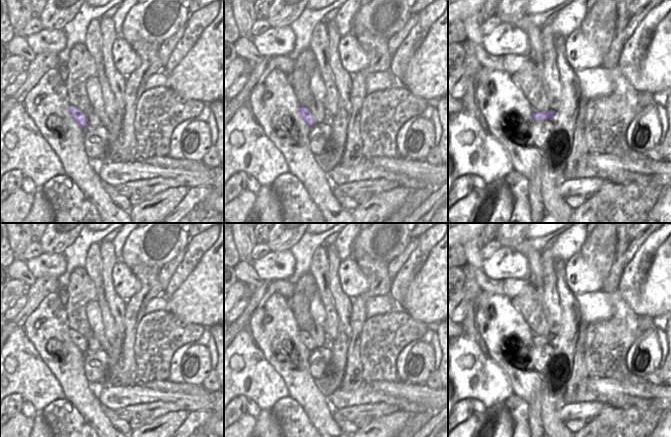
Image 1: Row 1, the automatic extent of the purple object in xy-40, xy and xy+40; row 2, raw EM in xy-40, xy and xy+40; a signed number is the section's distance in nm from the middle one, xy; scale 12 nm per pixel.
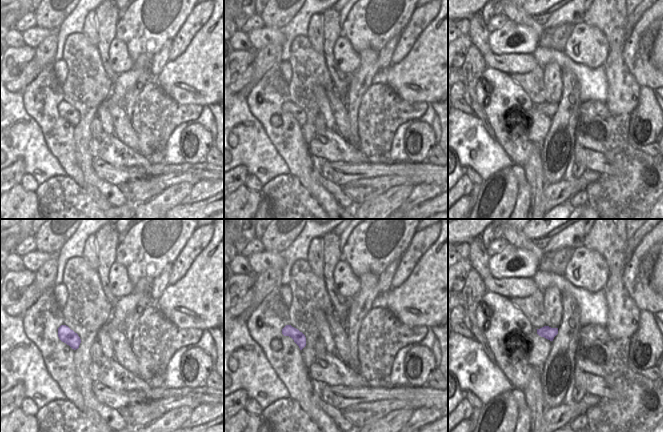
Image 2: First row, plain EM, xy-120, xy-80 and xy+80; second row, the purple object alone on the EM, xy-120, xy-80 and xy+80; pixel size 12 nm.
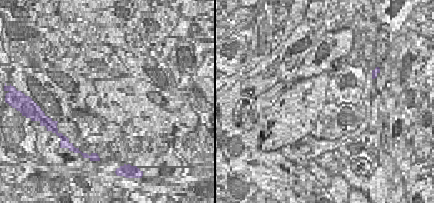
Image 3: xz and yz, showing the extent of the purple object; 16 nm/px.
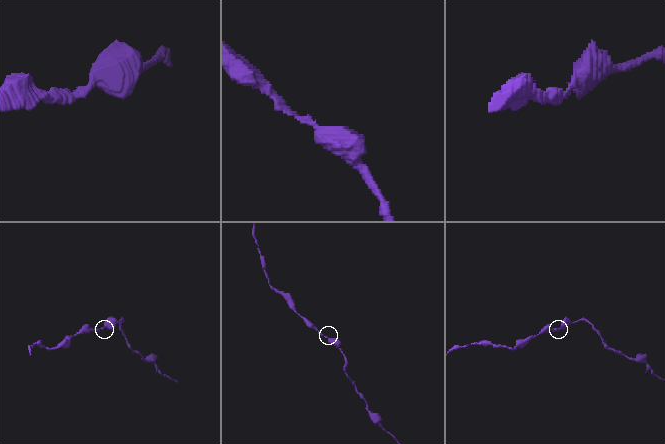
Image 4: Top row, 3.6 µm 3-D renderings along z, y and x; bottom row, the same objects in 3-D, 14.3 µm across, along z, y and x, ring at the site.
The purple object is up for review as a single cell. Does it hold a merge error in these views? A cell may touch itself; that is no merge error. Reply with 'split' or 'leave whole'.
leave whole

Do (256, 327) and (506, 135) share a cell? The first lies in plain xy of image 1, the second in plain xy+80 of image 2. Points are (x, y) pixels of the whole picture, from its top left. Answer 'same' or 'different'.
same

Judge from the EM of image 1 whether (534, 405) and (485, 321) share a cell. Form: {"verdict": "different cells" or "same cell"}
{"verdict": "different cells"}

